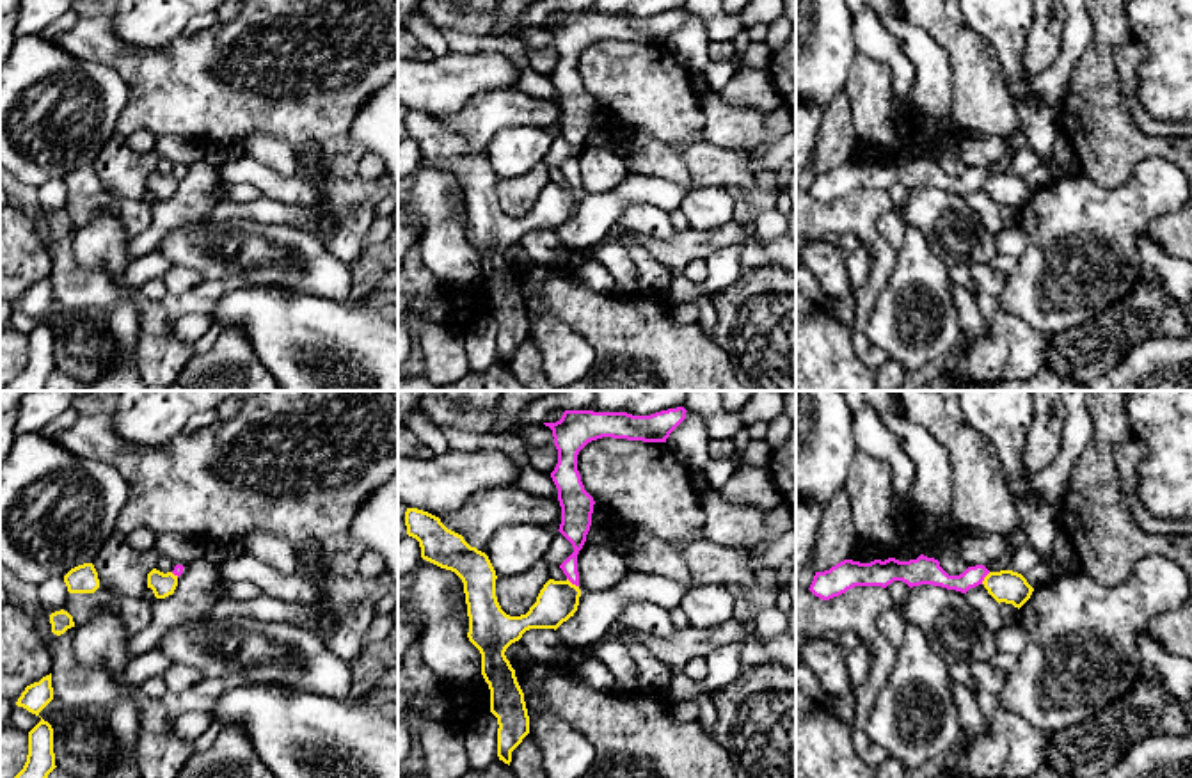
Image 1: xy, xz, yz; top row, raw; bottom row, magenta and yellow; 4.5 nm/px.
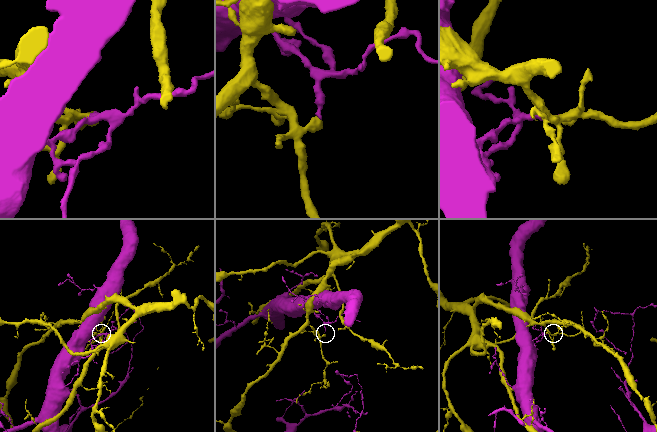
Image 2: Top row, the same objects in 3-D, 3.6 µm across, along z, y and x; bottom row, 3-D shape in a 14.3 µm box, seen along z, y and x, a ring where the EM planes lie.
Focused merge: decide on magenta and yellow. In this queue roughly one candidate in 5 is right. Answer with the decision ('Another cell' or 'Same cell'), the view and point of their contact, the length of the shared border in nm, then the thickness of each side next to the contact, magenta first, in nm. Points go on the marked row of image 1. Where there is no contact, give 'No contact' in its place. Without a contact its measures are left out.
Another cell. Touches magenta at xz (572, 583). Shared border 70 nm. Thickness 120 nm (magenta) against 180 nm

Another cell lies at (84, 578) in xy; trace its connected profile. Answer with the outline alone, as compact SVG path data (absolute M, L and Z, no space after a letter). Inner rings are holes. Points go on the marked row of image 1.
M83 563L71 568L64 576L69 593L94 593L99 588L98 572L92 563Z

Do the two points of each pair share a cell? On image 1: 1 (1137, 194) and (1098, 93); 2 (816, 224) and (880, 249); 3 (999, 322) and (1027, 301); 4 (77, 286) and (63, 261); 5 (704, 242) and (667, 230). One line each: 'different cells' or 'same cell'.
1: different cells
2: same cell
3: different cells
4: same cell
5: different cells

